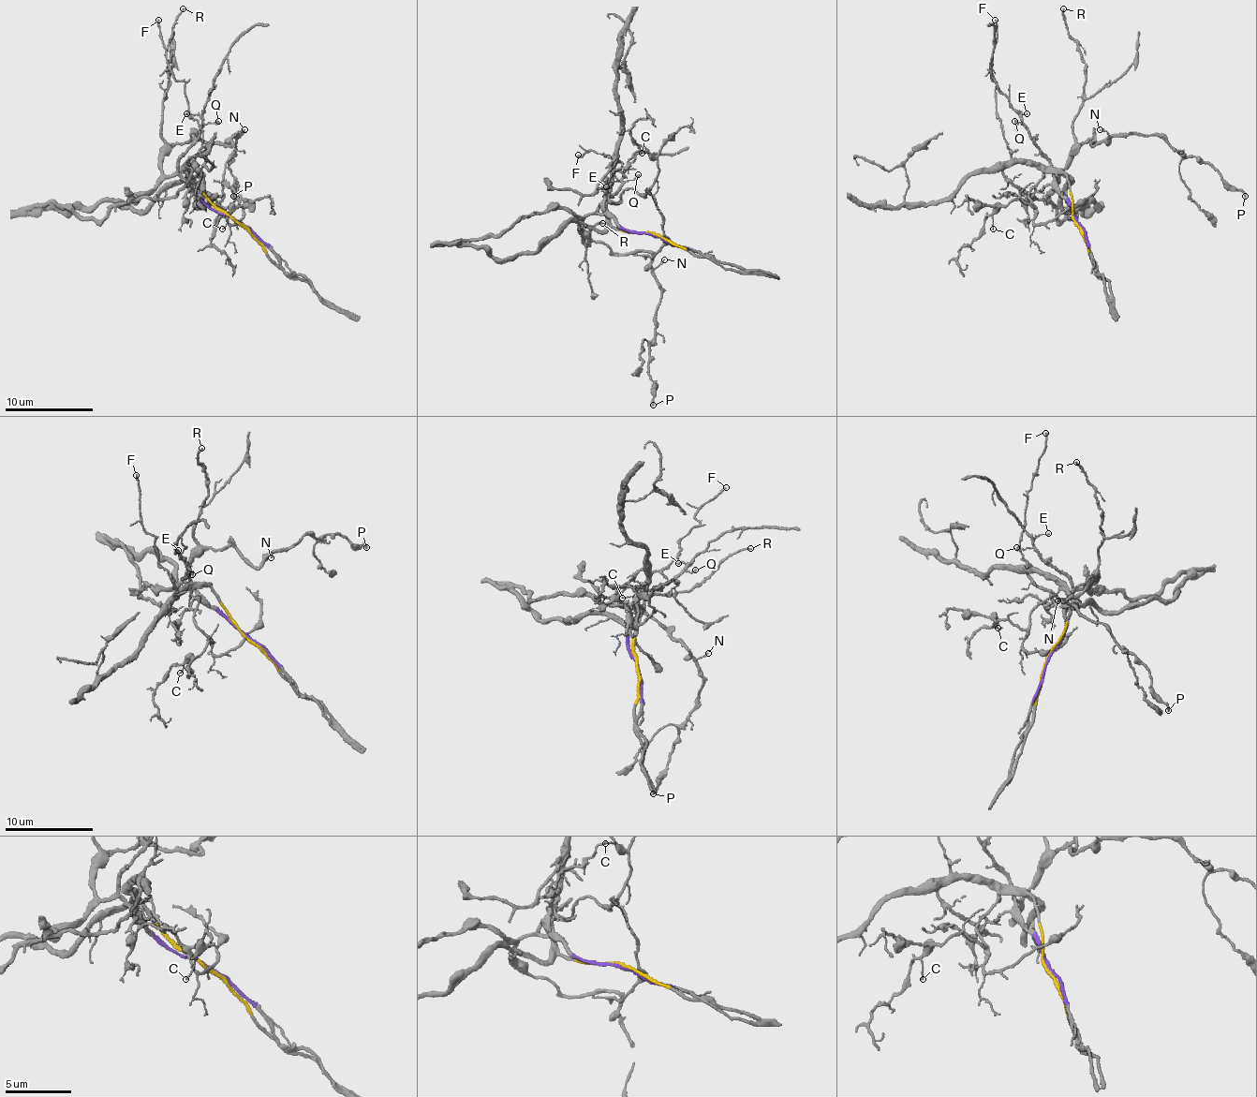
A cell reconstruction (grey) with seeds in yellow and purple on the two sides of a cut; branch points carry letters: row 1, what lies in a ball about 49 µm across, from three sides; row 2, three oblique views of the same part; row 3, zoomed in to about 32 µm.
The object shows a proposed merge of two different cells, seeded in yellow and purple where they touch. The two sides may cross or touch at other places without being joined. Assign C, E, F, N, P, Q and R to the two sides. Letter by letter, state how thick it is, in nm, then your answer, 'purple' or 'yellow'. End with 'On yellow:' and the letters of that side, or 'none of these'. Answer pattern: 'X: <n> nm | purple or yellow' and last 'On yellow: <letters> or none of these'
C: 90 nm | yellow
E: 100 nm | purple
F: 140 nm | yellow
N: 130 nm | purple
P: 200 nm | purple
Q: 120 nm | purple
R: 150 nm | purple
On yellow: C, F

